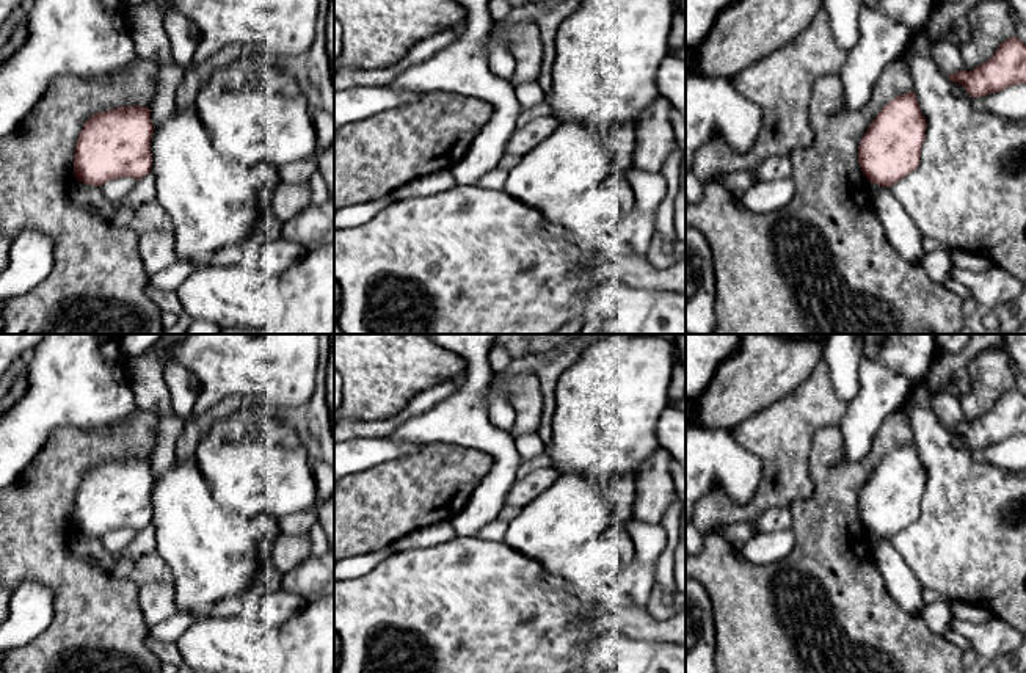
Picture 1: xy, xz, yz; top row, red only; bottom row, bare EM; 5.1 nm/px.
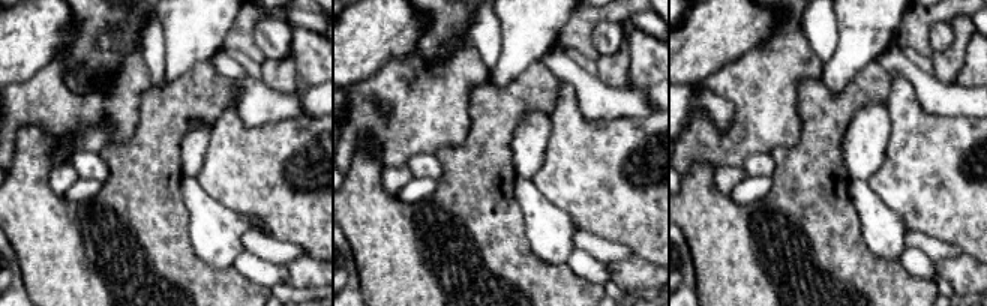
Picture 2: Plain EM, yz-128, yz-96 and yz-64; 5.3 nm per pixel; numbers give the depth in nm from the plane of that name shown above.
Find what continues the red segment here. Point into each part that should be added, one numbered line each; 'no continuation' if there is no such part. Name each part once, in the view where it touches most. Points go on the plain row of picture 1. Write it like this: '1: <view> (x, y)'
no continuation

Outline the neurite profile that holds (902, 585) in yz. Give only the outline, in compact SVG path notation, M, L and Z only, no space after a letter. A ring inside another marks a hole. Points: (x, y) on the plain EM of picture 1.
M882 538L877 543L874 560L896 606L910 617L921 617L926 606L922 598L926 588L894 549L890 538Z

